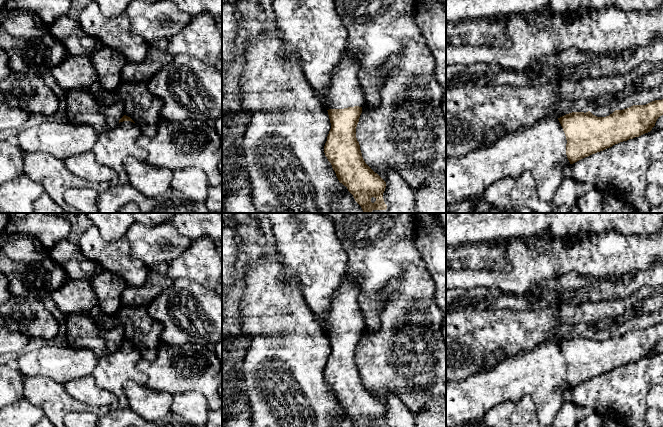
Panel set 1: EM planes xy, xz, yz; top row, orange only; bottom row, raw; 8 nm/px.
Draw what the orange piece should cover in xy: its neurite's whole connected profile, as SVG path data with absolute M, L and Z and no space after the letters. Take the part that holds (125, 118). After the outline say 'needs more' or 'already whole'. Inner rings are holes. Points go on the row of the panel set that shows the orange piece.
M126 115L119 120L116 127L98 134L92 151L99 164L117 173L117 185L128 182L123 165L126 158L135 157L141 161L147 159L147 152L137 145L137 139L141 134L140 127Z; needs more

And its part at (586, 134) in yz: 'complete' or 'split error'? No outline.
split error

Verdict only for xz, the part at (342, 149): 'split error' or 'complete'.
split error

